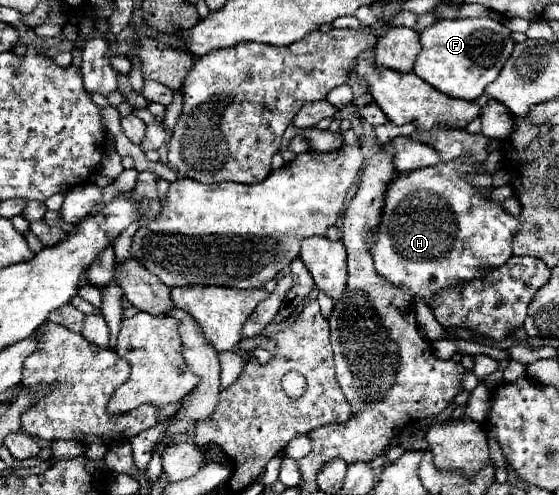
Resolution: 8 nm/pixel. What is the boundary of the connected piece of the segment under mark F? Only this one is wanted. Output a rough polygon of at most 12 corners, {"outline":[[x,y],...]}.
{"outline":[[494,18],[438,20],[412,72],[476,100],[514,48]]}

